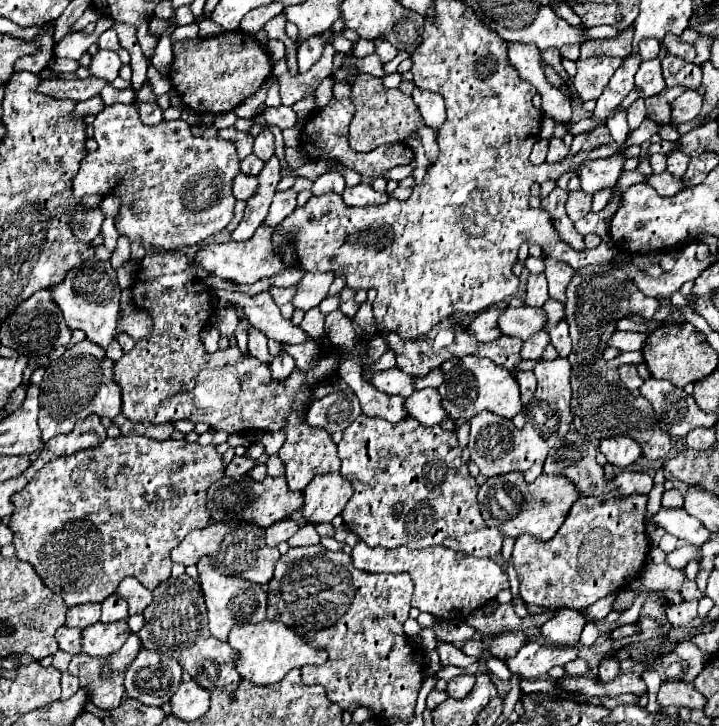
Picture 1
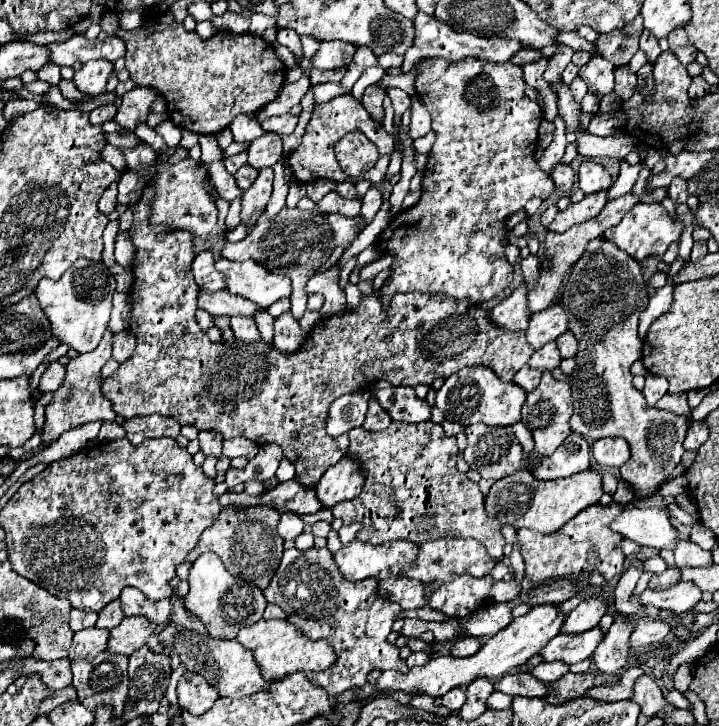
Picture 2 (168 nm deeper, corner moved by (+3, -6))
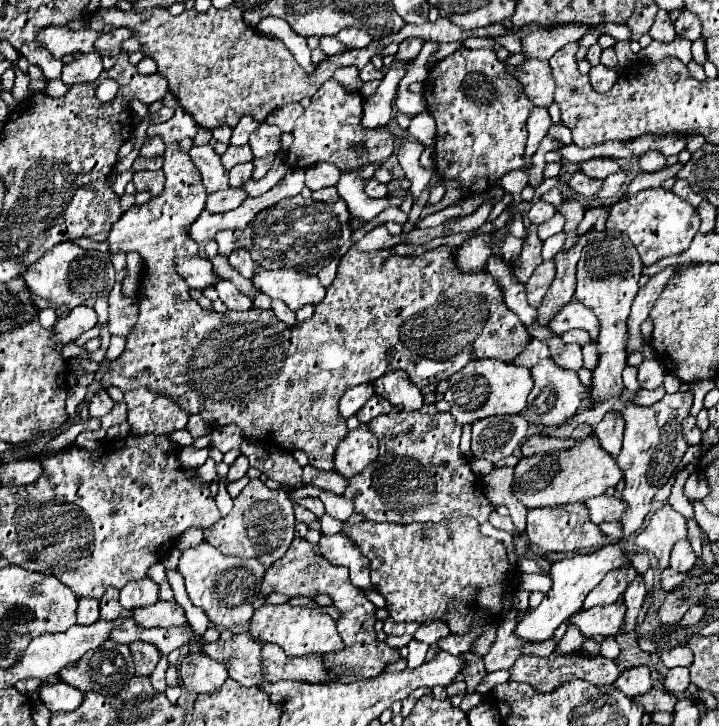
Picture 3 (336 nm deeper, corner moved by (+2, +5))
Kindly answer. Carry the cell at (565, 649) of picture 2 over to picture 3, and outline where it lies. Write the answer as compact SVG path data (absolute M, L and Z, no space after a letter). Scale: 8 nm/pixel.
M612 603L598 609L588 609L584 613L576 613L570 621L570 625L578 625L584 637L592 635L614 635L618 629L622 629L622 621L626 617L626 605Z

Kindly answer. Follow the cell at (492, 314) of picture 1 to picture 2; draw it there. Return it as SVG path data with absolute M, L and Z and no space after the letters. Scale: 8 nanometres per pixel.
M525 284L519 286L509 298L499 302L491 310L491 322L493 326L501 330L525 330L527 320L529 320L529 310L527 310L527 290Z

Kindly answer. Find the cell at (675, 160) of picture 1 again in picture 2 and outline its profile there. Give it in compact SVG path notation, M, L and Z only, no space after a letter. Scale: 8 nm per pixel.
M677 176L677 180L673 180L673 184L669 184L669 196L673 202L685 202L687 200L687 180Z

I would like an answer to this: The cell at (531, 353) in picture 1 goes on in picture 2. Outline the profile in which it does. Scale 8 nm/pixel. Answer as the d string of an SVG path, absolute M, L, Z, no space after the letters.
M549 342L549 344L545 344L543 348L539 348L539 350L531 356L529 366L535 368L535 370L545 372L545 370L557 368L557 366L559 366L559 360L561 360L561 356L559 356L559 350L557 350L555 342Z

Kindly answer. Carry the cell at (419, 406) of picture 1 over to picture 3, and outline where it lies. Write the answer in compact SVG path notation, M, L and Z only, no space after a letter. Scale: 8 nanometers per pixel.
M394 371L380 377L374 383L374 391L376 395L388 399L392 405L402 405L408 411L420 409L424 405L420 389L408 379L404 371Z

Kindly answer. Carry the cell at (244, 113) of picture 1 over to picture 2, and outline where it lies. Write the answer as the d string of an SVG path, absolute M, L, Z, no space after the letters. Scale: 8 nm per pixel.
M239 114L229 126L235 142L251 142L253 138L259 138L263 134L263 128L257 122L255 114Z

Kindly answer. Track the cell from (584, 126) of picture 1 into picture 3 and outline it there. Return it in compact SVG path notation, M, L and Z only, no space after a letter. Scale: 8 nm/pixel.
M652 151L652 153L646 153L644 157L640 157L640 167L642 171L650 171L650 173L656 173L656 169L662 169L666 167L666 157L658 151Z

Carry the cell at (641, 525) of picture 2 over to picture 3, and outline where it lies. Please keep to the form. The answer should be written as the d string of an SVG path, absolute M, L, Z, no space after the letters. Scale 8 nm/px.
M598 495L598 497L588 497L584 505L590 511L590 521L596 525L602 521L618 521L620 515L626 511L626 503L622 499L616 499L612 495Z

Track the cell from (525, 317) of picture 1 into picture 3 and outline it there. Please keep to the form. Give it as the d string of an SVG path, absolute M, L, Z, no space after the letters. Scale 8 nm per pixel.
M570 301L570 305L566 305L564 309L558 311L558 315L550 321L548 325L556 335L562 335L570 329L584 329L590 333L592 341L598 339L598 319L594 317L594 313L590 313L590 309L586 309L582 303L578 301Z

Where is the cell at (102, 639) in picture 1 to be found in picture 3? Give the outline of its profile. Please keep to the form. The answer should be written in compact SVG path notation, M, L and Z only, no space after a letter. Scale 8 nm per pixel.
M158 601L146 609L134 611L134 621L142 627L174 627L174 625L186 625L186 613L176 601Z

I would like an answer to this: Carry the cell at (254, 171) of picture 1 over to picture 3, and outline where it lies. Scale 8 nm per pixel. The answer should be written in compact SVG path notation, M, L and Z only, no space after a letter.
M242 163L230 169L230 187L242 187L252 177L252 163Z

